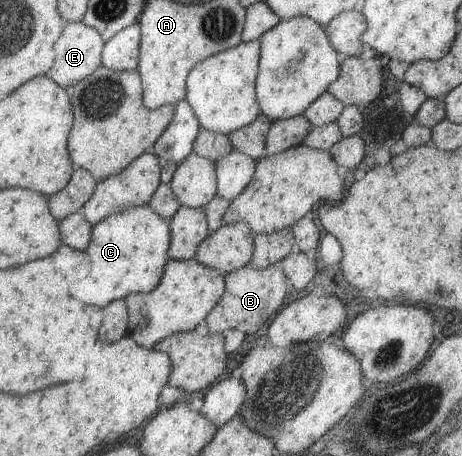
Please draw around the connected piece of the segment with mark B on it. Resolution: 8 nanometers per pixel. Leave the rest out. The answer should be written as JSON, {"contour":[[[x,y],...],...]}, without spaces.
{"contour":[[[247,264],[243,268],[227,273],[223,276],[223,280],[224,293],[204,318],[208,332],[211,334],[223,333],[229,329],[239,330],[246,336],[257,332],[263,322],[279,310],[283,298],[290,291],[286,276],[278,264],[262,269],[254,269]]]}

